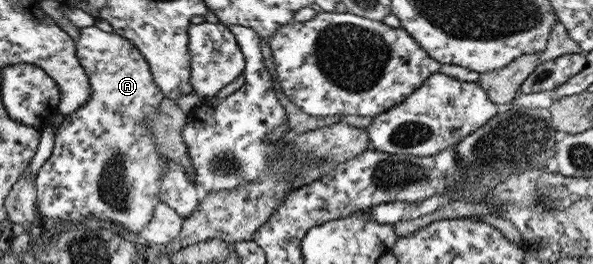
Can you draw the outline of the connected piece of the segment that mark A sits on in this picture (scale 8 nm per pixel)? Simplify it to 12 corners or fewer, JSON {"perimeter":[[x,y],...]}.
{"perimeter":[[96,25],[75,52],[93,91],[64,115],[36,208],[132,238],[168,166],[142,54]]}

